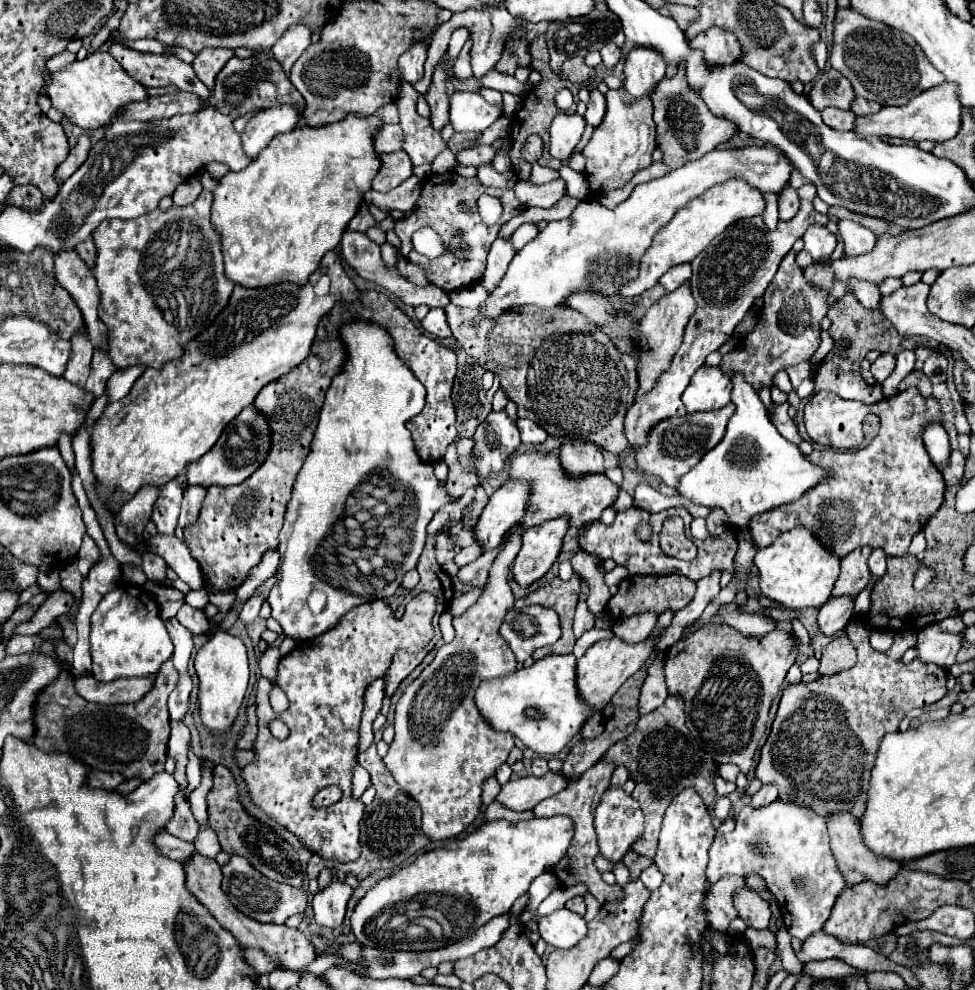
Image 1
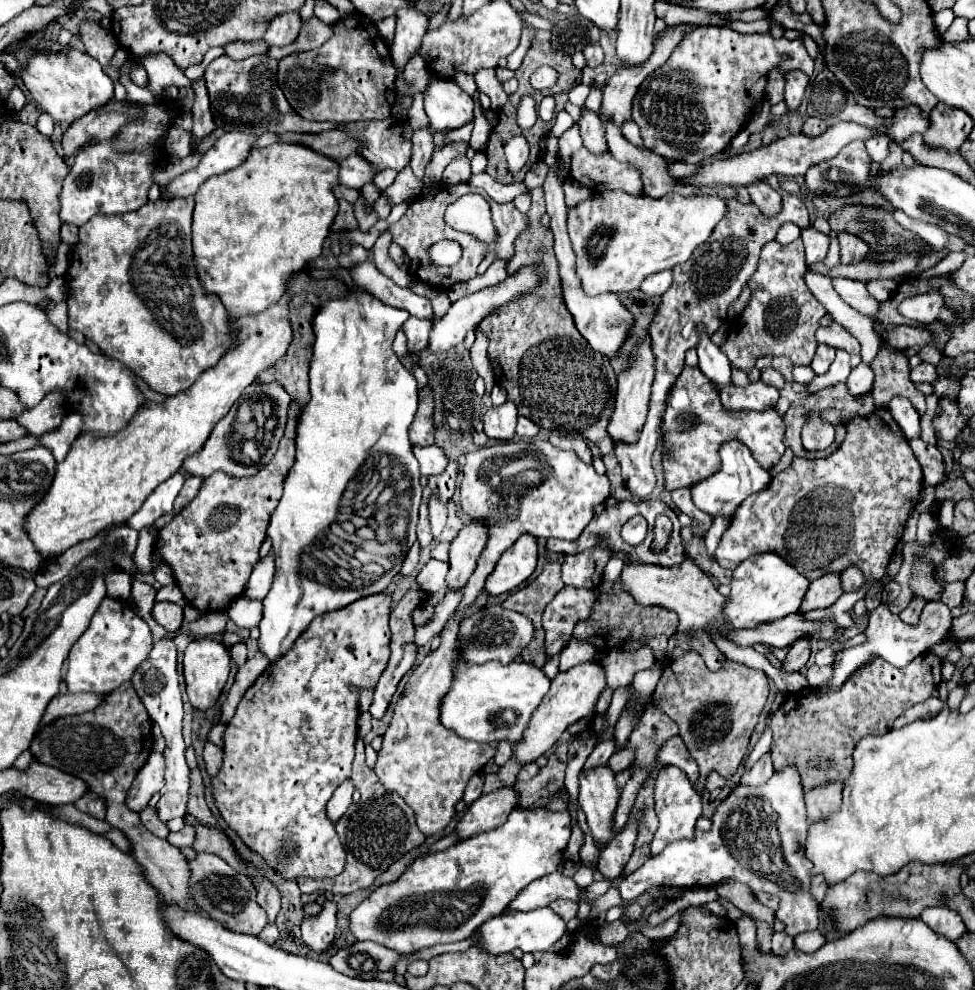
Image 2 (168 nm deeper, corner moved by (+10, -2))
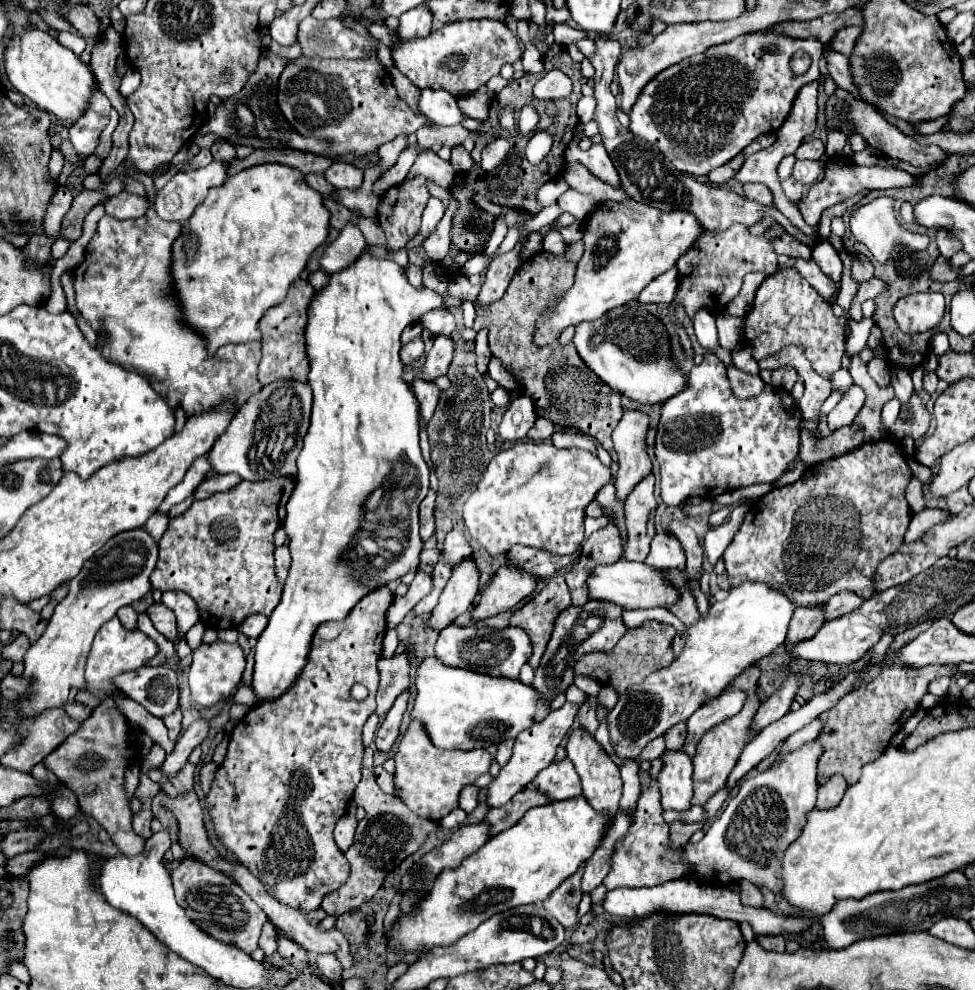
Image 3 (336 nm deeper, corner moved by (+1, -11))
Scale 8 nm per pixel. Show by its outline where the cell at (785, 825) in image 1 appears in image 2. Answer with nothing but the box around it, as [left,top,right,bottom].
[619,767,819,937]

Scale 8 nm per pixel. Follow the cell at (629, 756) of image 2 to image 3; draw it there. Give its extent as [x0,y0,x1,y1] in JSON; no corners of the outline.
[638,736,666,762]

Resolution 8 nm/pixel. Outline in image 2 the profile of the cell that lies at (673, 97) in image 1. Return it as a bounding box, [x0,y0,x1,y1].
[631,27,813,165]

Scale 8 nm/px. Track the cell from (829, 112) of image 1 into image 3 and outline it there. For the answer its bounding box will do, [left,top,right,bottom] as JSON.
[794,138,826,160]

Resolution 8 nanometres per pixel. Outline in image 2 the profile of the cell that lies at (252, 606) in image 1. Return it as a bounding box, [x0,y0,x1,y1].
[245,555,275,599]

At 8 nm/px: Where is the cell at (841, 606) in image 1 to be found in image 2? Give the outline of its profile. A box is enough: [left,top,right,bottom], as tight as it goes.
[781,639,811,673]

